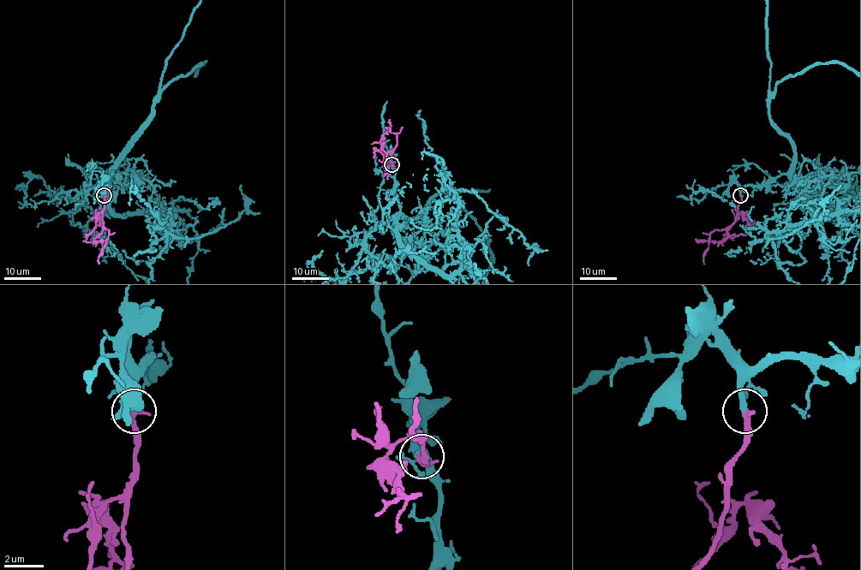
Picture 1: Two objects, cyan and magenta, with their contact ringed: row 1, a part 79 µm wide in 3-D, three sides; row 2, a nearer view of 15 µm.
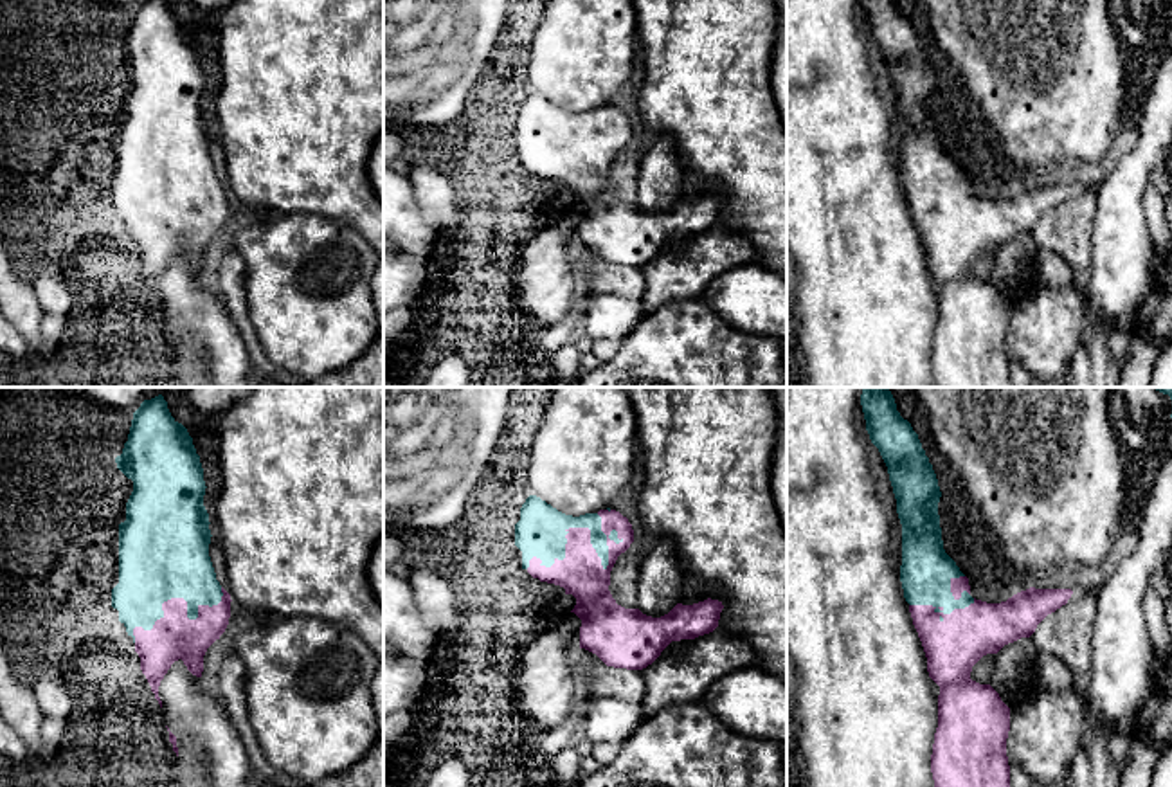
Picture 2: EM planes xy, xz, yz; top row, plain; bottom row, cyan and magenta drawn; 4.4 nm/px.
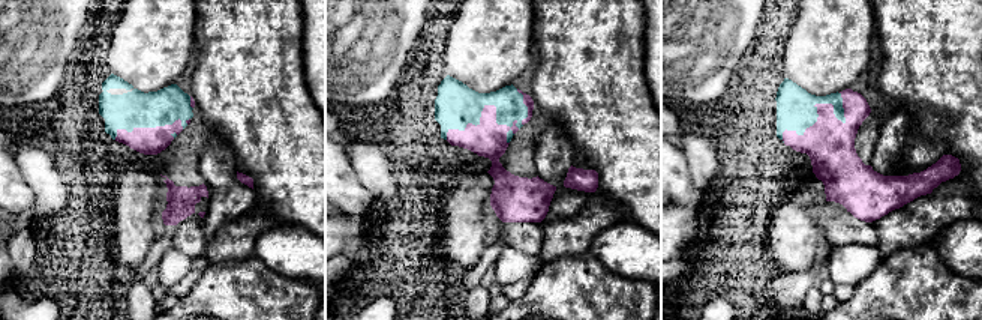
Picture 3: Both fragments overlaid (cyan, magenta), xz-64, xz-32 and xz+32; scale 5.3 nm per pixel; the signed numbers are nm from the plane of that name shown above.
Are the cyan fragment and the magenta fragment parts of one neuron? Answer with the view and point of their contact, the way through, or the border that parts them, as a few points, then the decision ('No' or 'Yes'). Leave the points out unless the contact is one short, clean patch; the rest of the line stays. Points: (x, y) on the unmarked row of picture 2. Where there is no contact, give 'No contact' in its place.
Touches cyan at xz (584, 123). Yes

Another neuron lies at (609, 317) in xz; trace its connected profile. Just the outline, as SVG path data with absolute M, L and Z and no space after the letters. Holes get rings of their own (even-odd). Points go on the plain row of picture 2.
M596 294L583 317L585 335L594 342L621 340L646 317L643 299Z

